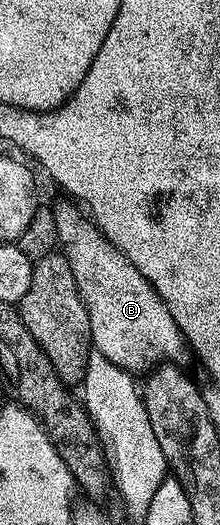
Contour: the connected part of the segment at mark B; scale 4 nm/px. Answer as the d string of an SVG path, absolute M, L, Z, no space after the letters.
M66 202L70 203L52 207L56 233L61 254L66 256L68 265L72 265L72 277L76 277L78 292L86 306L93 350L128 372L153 372L162 355L184 347L182 333L172 313L168 313L168 305L164 305L140 269L87 218L83 208L77 202Z

